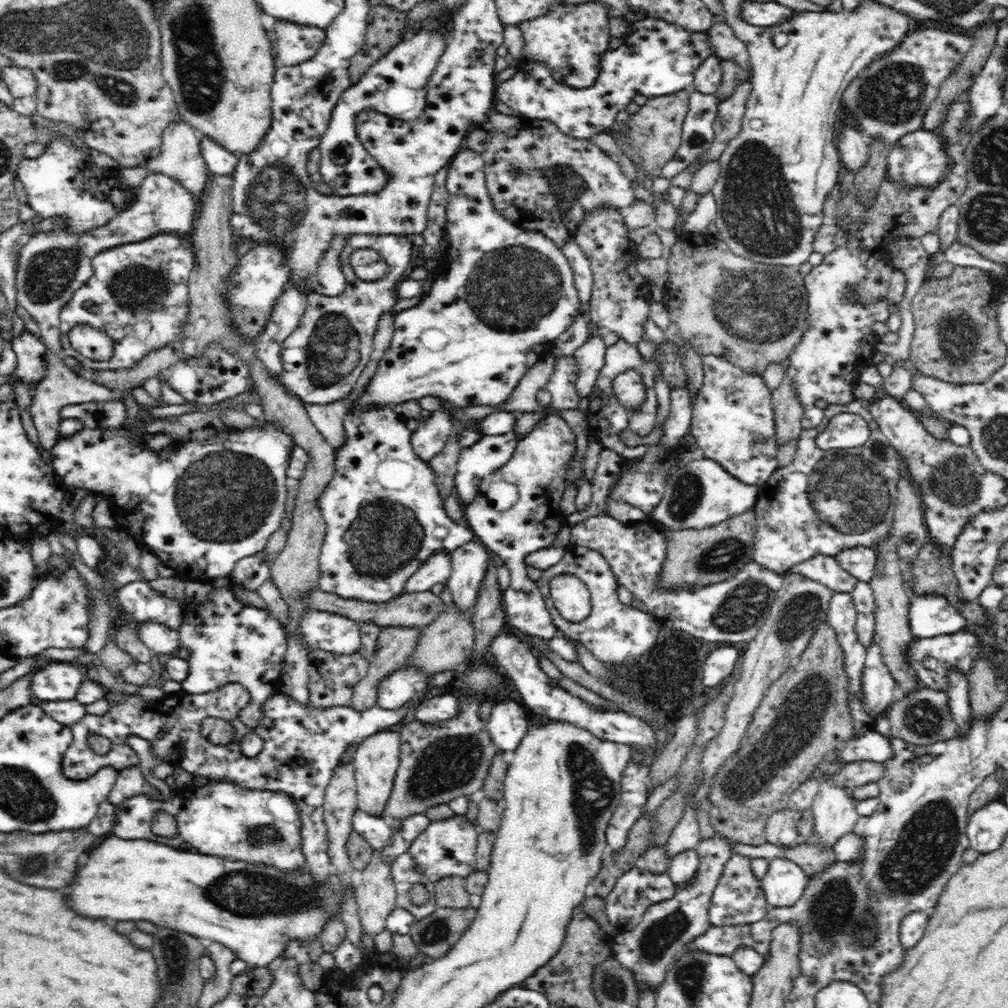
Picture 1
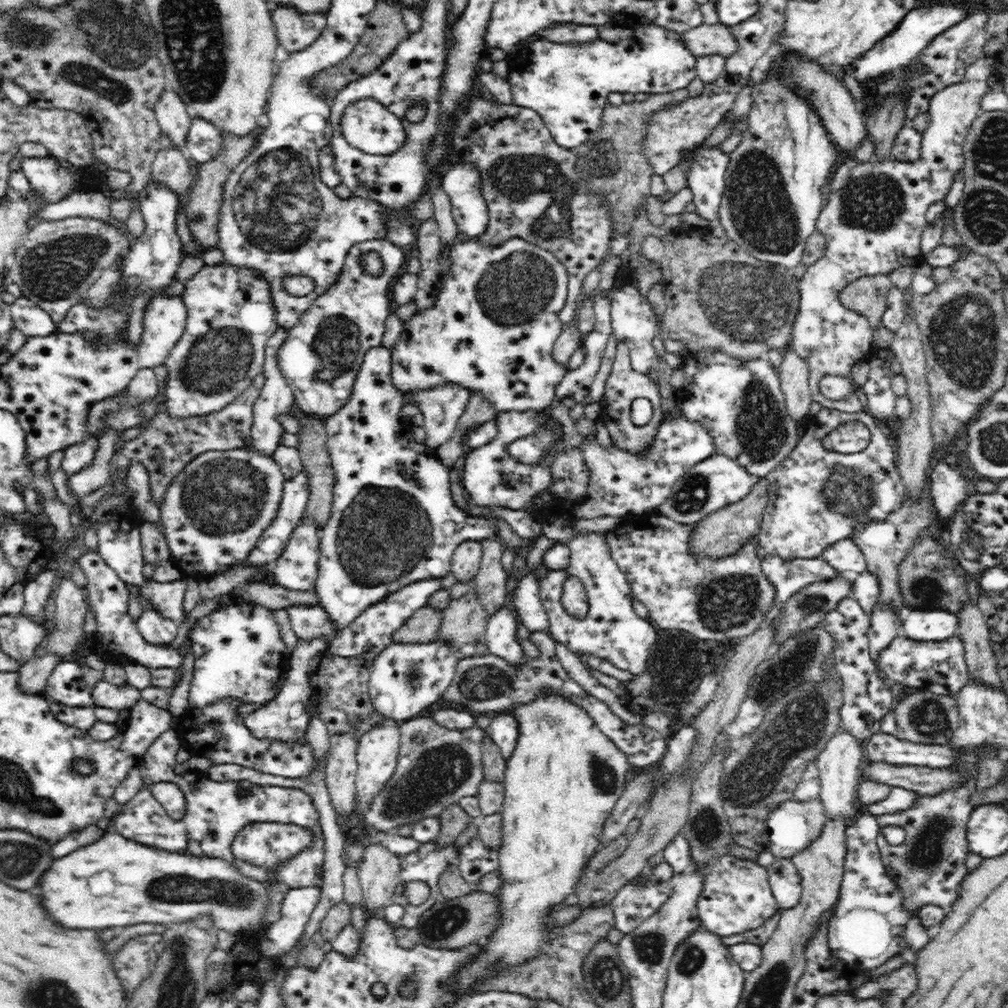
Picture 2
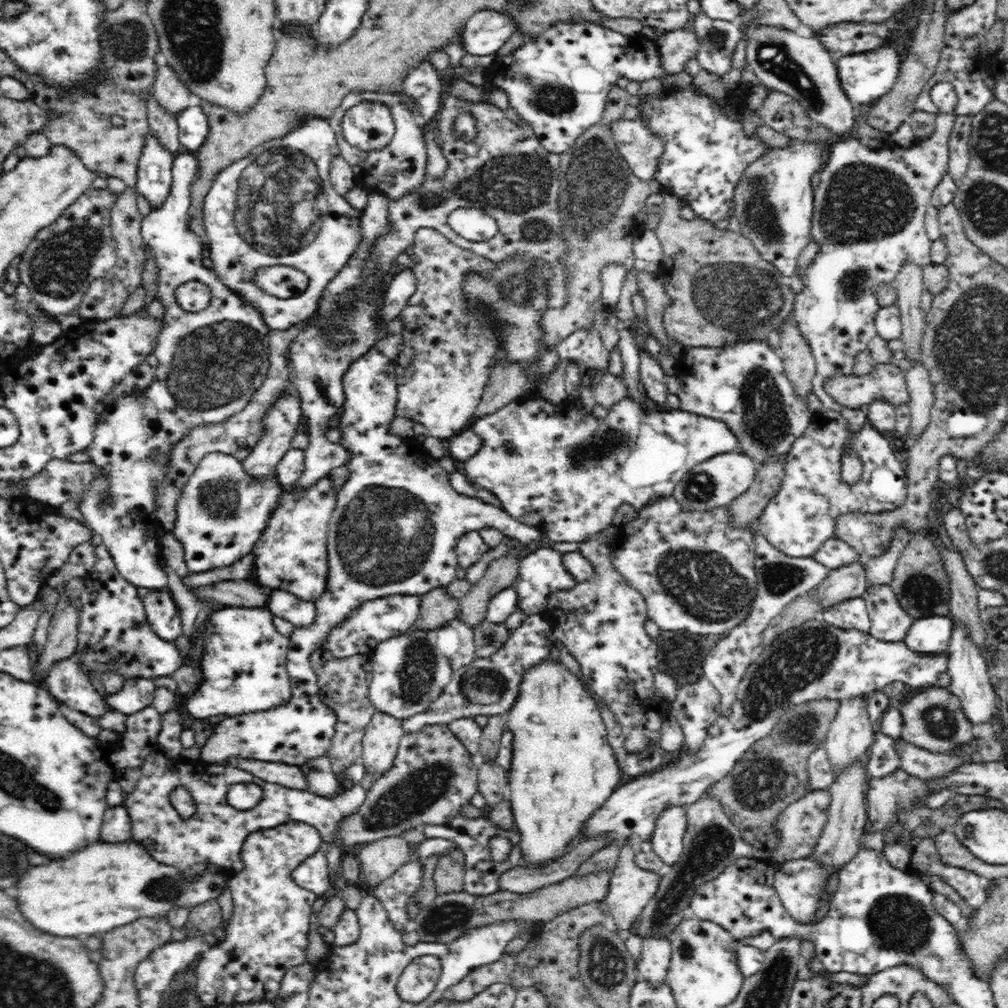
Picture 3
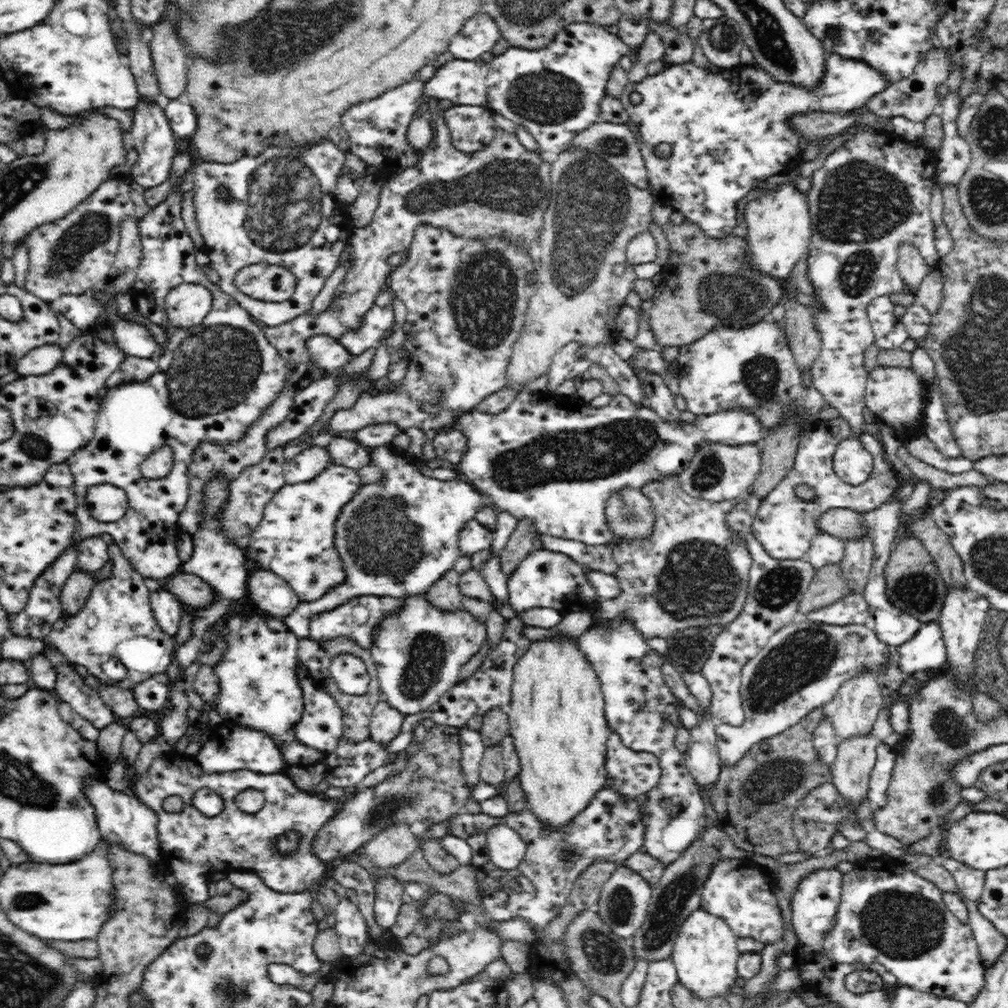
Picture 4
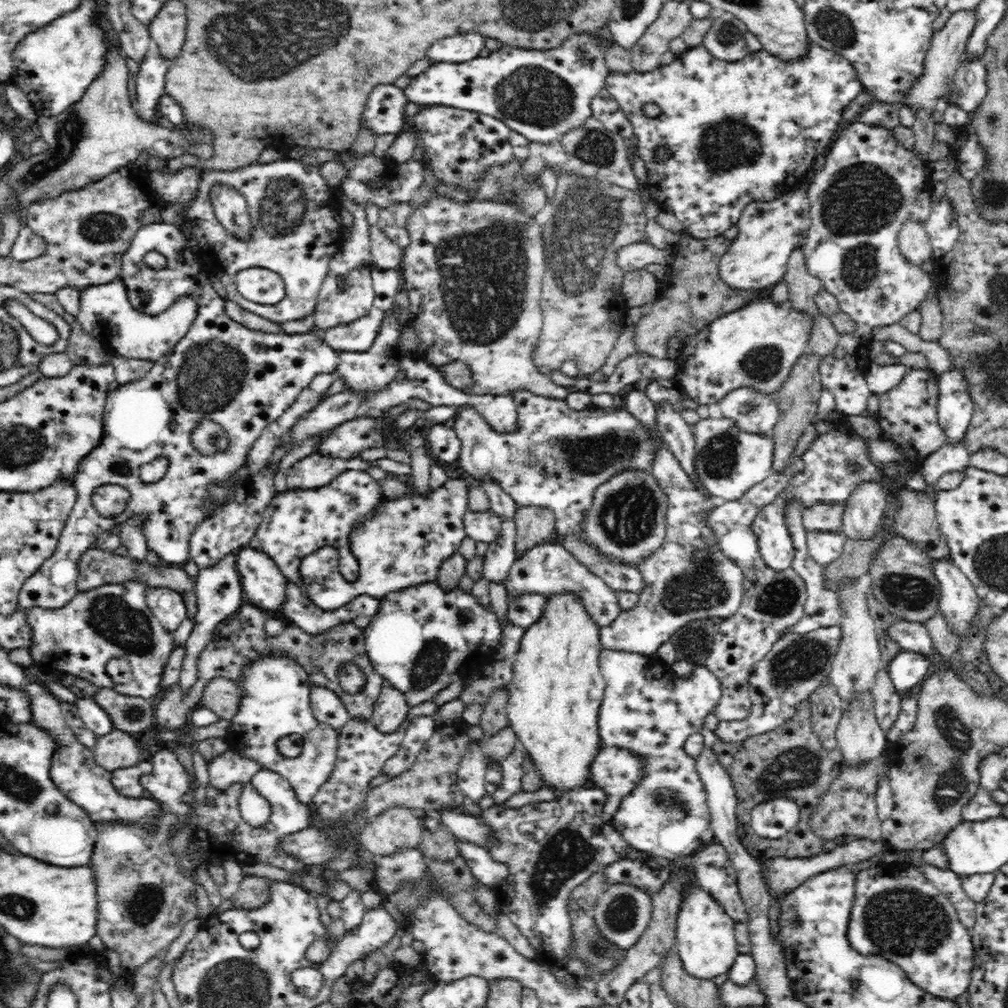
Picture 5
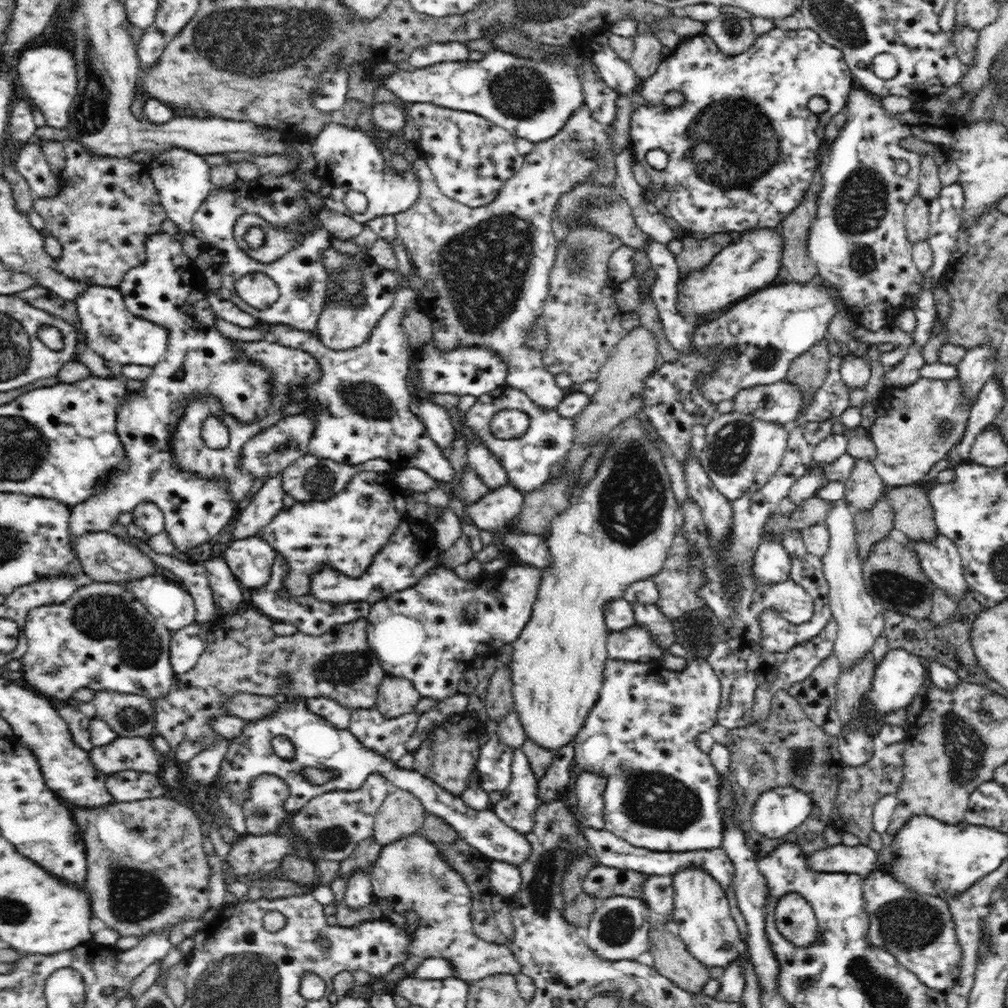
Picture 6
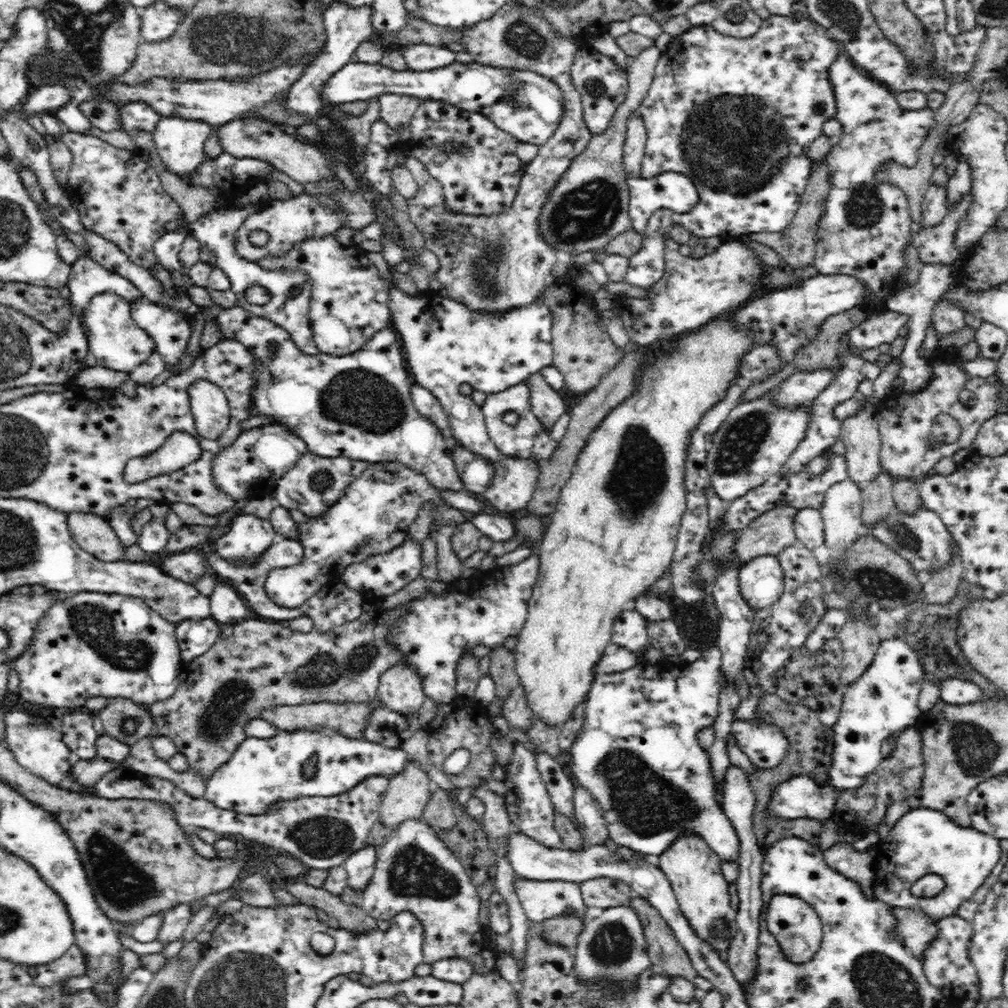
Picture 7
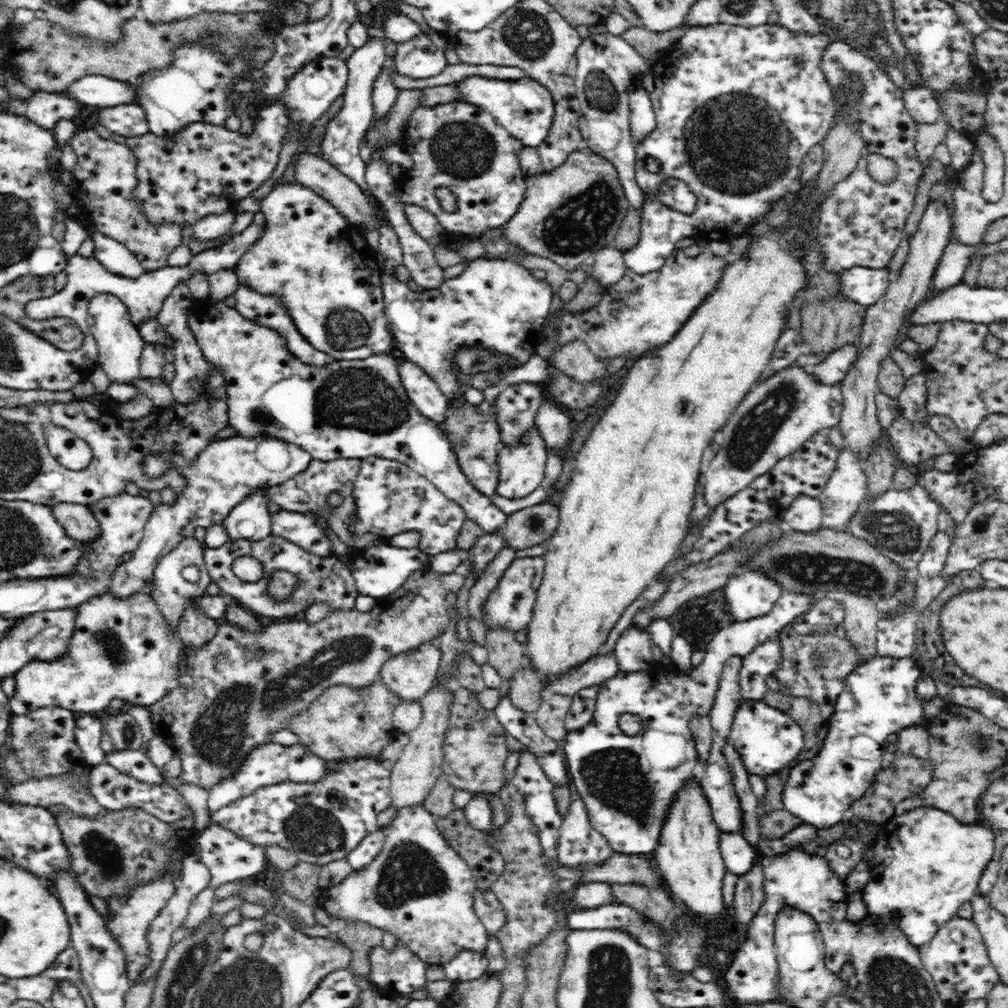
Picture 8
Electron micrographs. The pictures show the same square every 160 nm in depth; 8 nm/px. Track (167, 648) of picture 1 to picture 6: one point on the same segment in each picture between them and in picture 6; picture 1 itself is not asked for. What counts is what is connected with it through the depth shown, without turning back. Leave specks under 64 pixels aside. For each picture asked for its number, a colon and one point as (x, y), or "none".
2: (154, 628)
3: (162, 615)
4: (167, 609)
5: (166, 604)
6: (168, 601)

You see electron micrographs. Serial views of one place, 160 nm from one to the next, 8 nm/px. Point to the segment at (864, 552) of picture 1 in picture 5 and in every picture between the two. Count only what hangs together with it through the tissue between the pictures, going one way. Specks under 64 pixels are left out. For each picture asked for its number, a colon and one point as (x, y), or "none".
2: (845, 555)
3: (834, 553)
4: (825, 549)
5: (824, 547)

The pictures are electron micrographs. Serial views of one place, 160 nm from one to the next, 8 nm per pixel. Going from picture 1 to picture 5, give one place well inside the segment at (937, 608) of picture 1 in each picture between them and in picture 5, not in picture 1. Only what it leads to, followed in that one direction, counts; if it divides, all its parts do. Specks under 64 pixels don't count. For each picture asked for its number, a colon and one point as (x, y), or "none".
2: (921, 624)
3: (932, 634)
4: (925, 650)
5: (907, 668)

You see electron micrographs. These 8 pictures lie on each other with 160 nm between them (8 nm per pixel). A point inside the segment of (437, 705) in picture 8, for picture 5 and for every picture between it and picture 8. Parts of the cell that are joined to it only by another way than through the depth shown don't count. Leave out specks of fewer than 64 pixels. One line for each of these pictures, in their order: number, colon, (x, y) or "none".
5: (398, 828)
6: (401, 814)
7: (409, 792)

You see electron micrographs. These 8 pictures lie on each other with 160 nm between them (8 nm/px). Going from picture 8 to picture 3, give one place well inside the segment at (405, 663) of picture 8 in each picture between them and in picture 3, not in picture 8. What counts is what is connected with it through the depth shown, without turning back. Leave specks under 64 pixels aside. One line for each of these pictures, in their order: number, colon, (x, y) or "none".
3: (380, 742)
4: (385, 724)
5: (391, 708)
6: (396, 696)
7: (400, 688)

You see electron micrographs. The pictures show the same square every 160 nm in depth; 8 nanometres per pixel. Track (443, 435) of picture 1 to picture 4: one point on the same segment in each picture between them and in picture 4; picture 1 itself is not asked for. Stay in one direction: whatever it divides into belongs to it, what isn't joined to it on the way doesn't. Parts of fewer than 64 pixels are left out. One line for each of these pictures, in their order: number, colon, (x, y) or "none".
2: (443, 406)
3: (443, 367)
4: (467, 305)

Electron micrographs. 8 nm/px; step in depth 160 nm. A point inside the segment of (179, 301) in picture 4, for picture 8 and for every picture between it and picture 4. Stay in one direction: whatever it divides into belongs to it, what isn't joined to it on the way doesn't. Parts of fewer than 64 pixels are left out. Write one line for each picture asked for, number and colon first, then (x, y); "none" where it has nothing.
5: (106, 313)
6: (111, 331)
7: (115, 339)
8: (120, 346)

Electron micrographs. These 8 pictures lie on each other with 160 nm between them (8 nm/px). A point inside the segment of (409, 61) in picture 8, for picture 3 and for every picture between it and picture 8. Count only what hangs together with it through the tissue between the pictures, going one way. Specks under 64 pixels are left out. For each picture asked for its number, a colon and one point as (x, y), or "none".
3: (487, 31)
4: (480, 34)
5: (457, 48)
6: (437, 52)
7: (420, 57)

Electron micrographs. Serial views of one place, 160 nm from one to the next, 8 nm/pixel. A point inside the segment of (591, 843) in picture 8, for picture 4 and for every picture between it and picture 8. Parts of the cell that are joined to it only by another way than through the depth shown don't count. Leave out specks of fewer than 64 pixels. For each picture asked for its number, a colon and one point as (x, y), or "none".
4: (633, 774)
5: (617, 771)
6: (589, 787)
7: (594, 827)

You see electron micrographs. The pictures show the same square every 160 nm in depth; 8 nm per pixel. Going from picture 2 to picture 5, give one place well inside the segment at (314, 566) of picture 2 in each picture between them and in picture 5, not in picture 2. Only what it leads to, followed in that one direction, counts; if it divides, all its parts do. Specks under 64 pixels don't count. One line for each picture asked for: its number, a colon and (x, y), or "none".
3: (291, 554)
4: (296, 539)
5: (297, 522)

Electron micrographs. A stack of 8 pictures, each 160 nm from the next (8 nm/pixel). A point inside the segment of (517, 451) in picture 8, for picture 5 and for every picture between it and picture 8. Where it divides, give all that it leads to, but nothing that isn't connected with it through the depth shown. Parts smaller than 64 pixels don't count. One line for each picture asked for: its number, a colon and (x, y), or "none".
5: (481, 526)
6: (494, 512)
7: (513, 483)

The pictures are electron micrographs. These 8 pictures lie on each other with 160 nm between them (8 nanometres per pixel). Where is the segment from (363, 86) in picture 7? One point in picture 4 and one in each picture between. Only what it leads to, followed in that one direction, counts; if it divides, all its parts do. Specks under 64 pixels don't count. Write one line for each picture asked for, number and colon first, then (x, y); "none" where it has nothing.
4: (556, 91)
5: (542, 95)
6: (533, 100)

